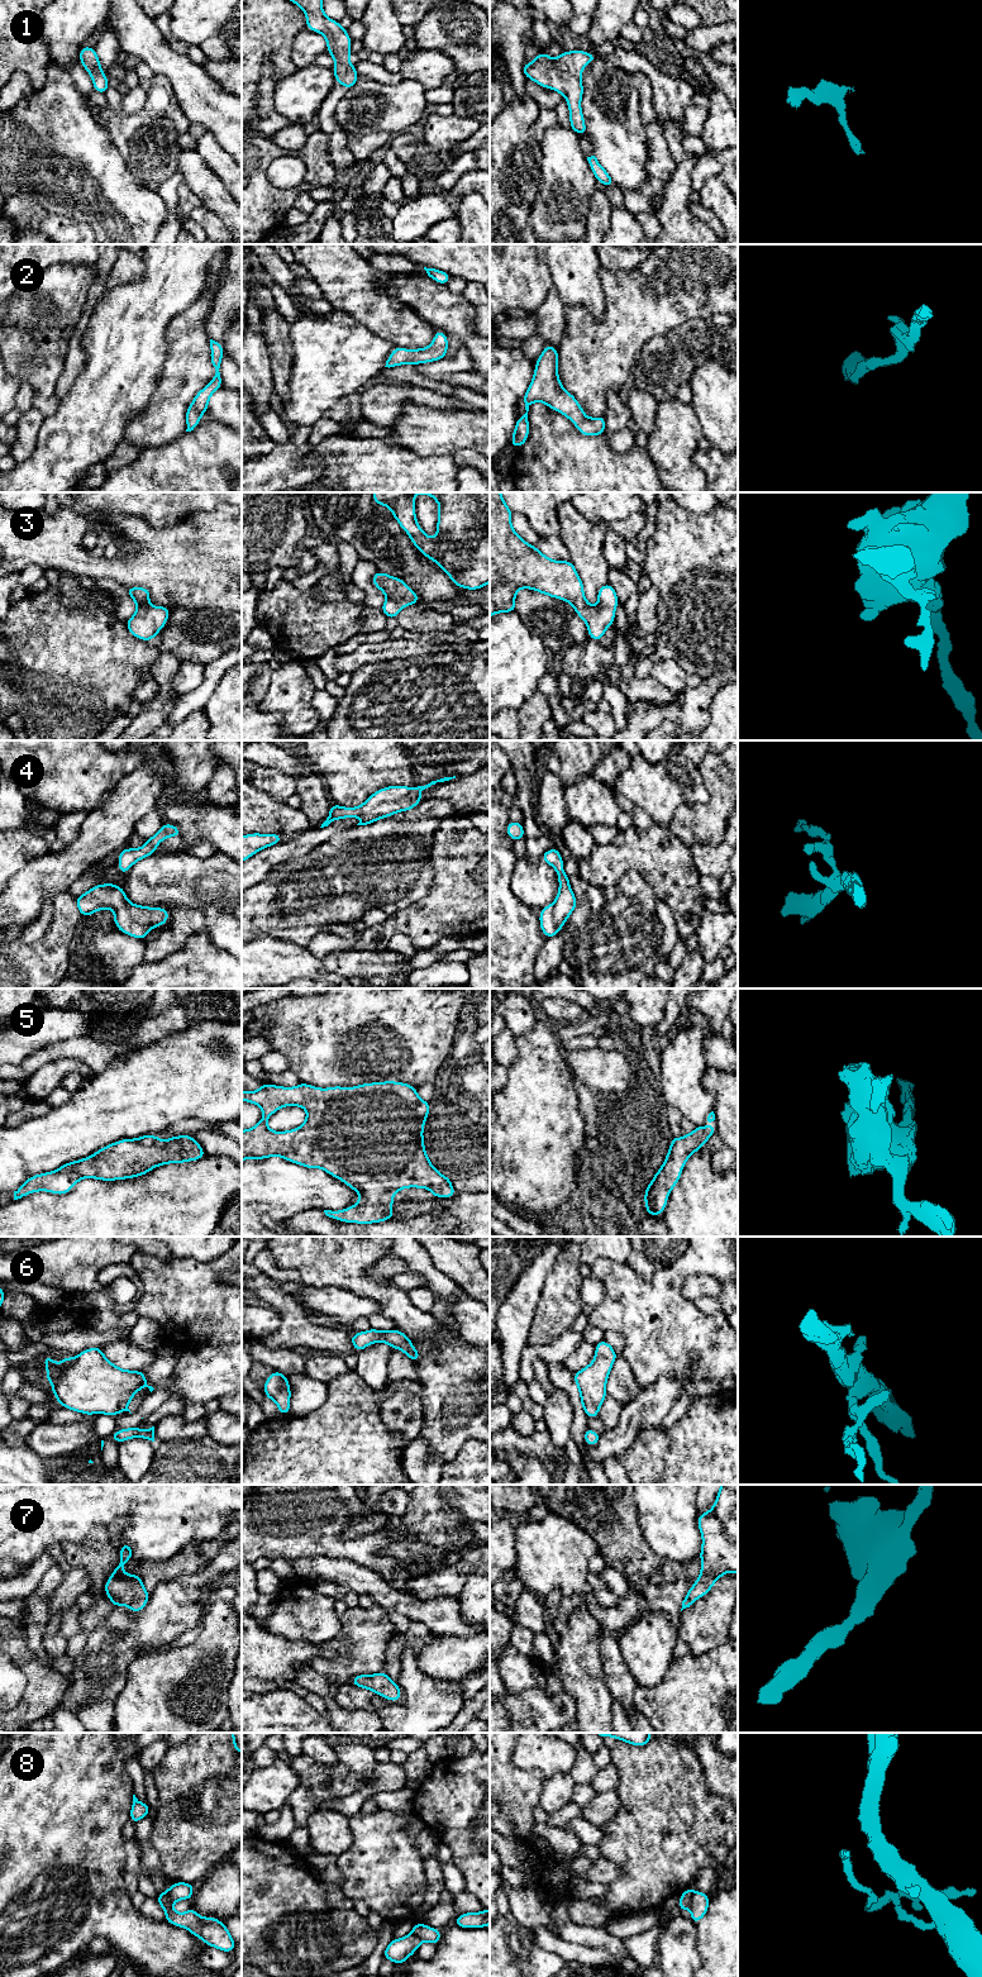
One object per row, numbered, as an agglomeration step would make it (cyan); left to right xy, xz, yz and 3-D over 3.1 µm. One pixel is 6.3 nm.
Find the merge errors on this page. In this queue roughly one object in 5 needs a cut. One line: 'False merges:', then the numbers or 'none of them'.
False merges: 8

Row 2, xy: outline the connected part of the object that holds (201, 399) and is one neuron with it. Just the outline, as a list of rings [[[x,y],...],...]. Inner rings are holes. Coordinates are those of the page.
[[[210,339],[210,349],[210,362],[215,368],[215,377],[196,394],[194,401],[189,405],[186,411],[186,432],[196,429],[200,423],[201,415],[208,411],[209,399],[218,389],[223,387],[220,363],[221,357],[224,356],[224,348],[220,343]]]

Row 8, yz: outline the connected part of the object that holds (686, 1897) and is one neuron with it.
[[[688,1887],[682,1895],[680,1895],[678,1911],[691,1907],[693,1890]]]

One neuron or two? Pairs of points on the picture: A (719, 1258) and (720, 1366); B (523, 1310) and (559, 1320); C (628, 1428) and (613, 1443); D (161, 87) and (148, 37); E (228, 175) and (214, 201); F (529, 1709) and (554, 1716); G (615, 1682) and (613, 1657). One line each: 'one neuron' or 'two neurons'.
A: one neuron
B: two neurons
C: one neuron
D: two neurons
E: two neurons
F: one neuron
G: one neuron

